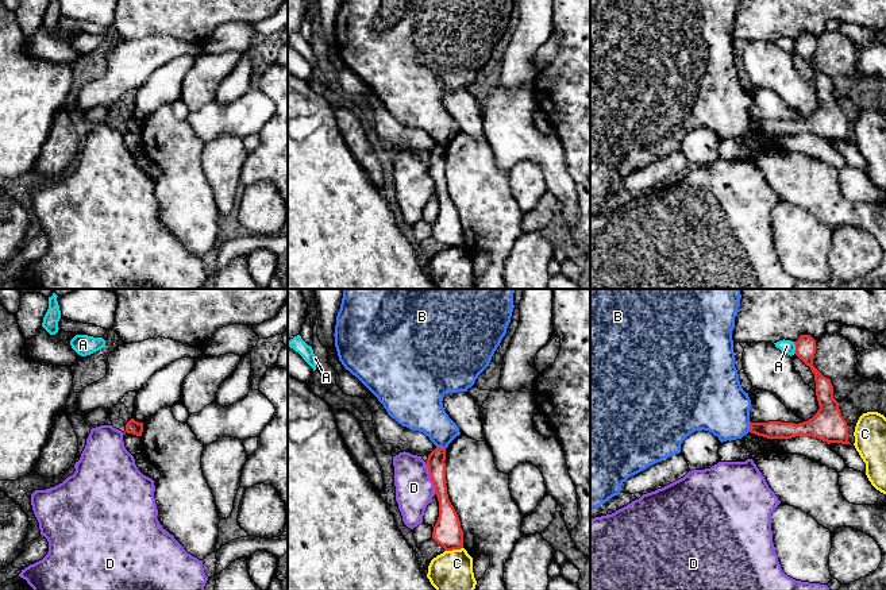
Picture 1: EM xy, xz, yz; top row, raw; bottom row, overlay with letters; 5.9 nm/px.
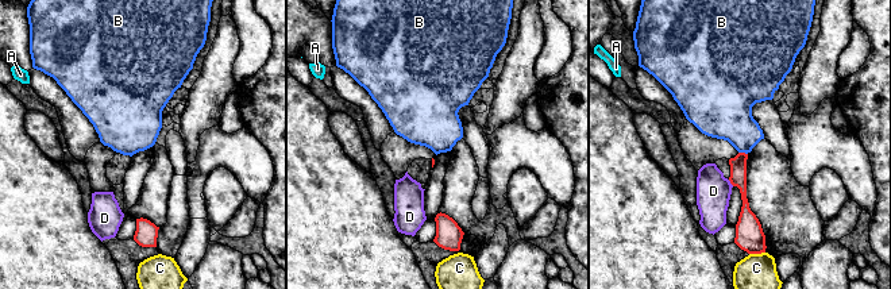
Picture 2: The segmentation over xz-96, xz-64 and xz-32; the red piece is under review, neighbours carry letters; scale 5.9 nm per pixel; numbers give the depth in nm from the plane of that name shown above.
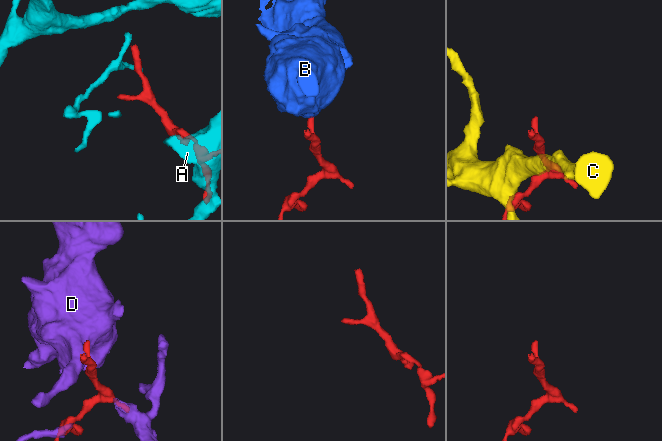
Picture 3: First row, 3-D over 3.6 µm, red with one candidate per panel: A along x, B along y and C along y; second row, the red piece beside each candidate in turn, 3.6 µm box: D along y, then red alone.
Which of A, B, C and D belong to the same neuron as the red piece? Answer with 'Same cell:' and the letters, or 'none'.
Same cell: none

